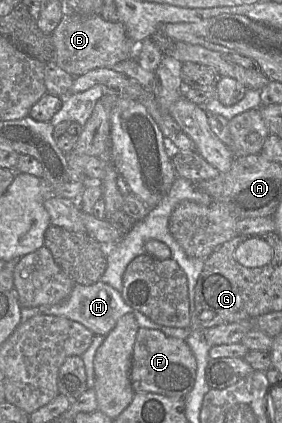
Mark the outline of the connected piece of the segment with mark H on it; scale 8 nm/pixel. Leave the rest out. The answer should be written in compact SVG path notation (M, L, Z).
M98 281L95 284L88 286L75 283L69 298L61 304L53 306L39 306L32 308L22 307L21 322L24 322L38 314L65 317L67 319L82 324L84 327L86 327L94 334L91 345L82 354L82 356L80 356L83 360L86 370L87 388L94 388L95 374L93 361L95 353L97 349L100 347L100 345L103 343L105 336L115 327L117 321L123 315L132 314L135 317L139 327L160 330L169 337L175 337L185 340L192 333L191 327L167 327L153 322L150 318L148 318L141 312L127 305L122 298L121 292L117 291L116 289L102 281Z

